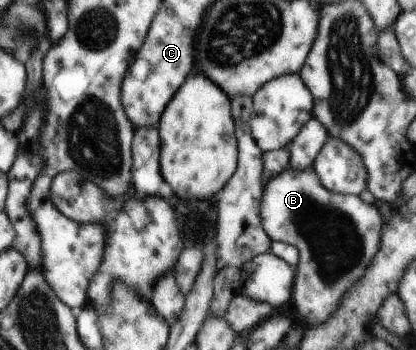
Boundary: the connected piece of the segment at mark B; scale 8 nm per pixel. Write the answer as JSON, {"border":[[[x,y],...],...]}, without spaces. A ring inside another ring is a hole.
{"border":[[[314,166],[300,170],[284,169],[283,172],[267,180],[261,197],[260,218],[265,233],[272,241],[288,242],[296,246],[300,253],[295,267],[293,301],[301,317],[311,325],[323,323],[339,305],[341,295],[353,287],[365,270],[380,246],[382,215],[379,208],[366,203],[358,194],[338,194],[328,190],[319,179]]]}

